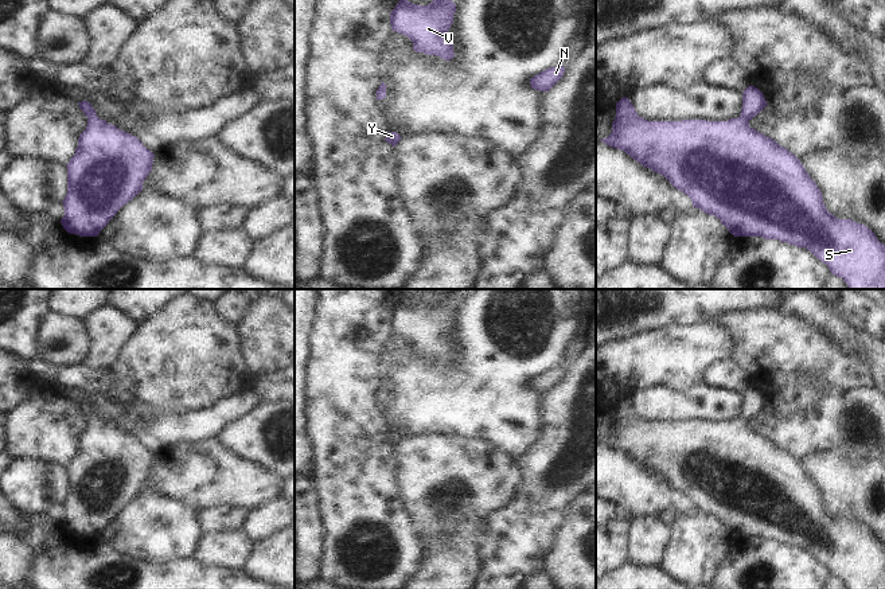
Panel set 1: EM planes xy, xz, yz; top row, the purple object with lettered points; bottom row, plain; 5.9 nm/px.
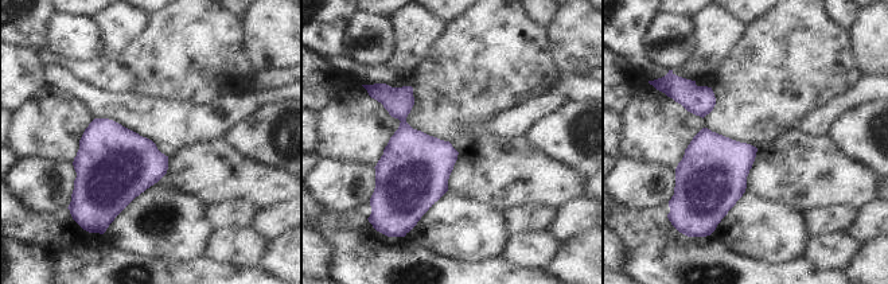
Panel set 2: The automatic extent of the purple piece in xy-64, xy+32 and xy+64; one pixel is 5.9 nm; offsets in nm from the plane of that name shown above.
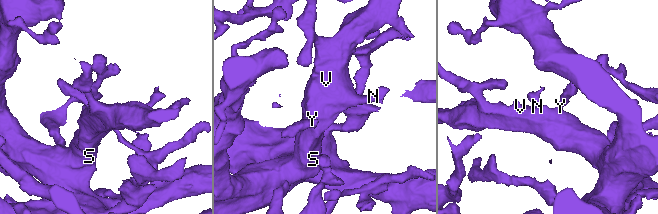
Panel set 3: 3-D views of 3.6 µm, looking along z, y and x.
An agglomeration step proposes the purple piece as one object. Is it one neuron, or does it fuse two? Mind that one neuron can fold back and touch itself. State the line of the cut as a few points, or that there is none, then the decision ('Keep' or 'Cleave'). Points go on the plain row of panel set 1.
No split. Keep

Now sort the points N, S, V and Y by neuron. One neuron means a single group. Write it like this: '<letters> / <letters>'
N S V Y

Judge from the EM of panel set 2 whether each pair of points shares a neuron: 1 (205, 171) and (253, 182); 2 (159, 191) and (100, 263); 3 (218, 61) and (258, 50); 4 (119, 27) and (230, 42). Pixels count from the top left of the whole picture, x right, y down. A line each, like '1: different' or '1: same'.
1: same
2: different
3: different
4: different

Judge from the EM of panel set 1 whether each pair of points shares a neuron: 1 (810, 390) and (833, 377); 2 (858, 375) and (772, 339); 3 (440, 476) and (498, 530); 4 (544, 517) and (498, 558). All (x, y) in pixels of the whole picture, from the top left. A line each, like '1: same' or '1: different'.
1: different
2: same
3: different
4: same

